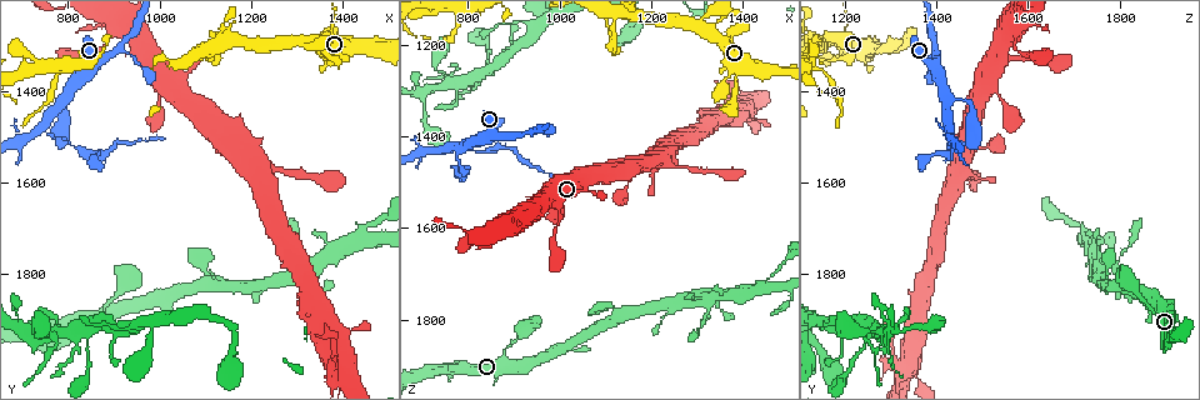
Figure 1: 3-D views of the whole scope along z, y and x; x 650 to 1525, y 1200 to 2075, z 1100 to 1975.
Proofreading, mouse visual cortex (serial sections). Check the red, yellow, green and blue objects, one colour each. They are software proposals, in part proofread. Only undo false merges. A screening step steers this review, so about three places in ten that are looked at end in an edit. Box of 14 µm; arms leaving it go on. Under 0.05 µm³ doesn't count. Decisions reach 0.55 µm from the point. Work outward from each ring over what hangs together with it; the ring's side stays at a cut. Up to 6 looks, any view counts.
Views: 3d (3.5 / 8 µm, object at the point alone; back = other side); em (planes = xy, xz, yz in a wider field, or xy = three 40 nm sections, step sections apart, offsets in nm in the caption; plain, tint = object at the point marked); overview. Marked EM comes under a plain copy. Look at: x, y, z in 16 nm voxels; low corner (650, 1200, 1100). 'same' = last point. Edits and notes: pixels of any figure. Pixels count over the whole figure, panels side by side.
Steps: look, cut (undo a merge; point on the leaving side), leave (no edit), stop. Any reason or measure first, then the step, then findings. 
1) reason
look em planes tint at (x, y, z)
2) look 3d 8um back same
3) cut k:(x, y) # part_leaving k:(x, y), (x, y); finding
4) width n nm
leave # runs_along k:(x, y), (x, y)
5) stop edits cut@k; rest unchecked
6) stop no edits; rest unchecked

a narrow waist
look 3d 3.5um at (1400, 2025, 1325)

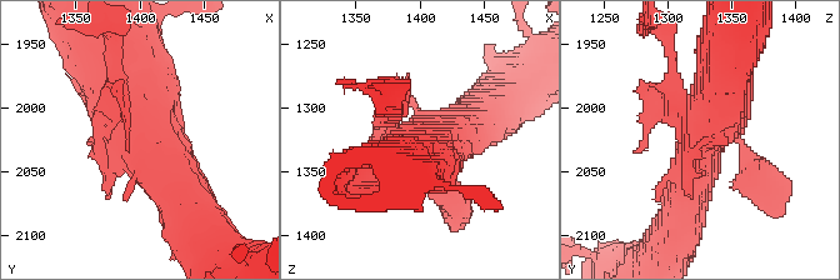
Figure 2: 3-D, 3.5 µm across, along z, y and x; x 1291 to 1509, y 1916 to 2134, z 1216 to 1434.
shape alone is not enough
look em xy step 5 tint at (1402, 2020, 1328)

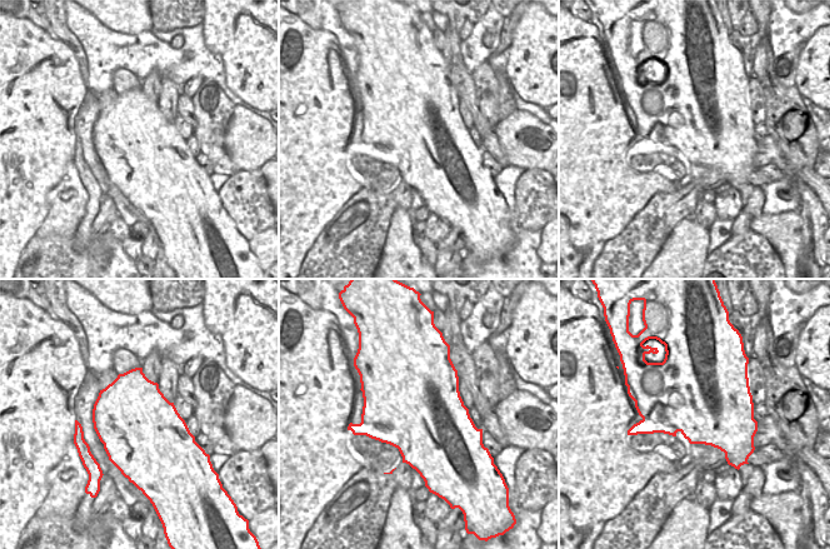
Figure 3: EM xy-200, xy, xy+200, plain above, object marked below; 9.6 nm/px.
cut 2:(646, 108) # part_leaving 2:(685, 110), (673, 99), (666, 34); a second cell is stuck on

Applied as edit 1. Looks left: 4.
arms part here
look 3d 3.5um at (1440, 1725, 1730)

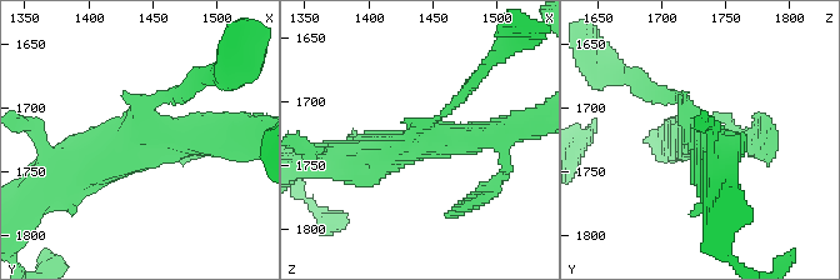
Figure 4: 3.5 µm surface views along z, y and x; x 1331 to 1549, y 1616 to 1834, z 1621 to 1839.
arms 3; arm_widths 150, 350, 450 nm; shape alone is not enough
look em planes tint at (1444, 1720, 1728)

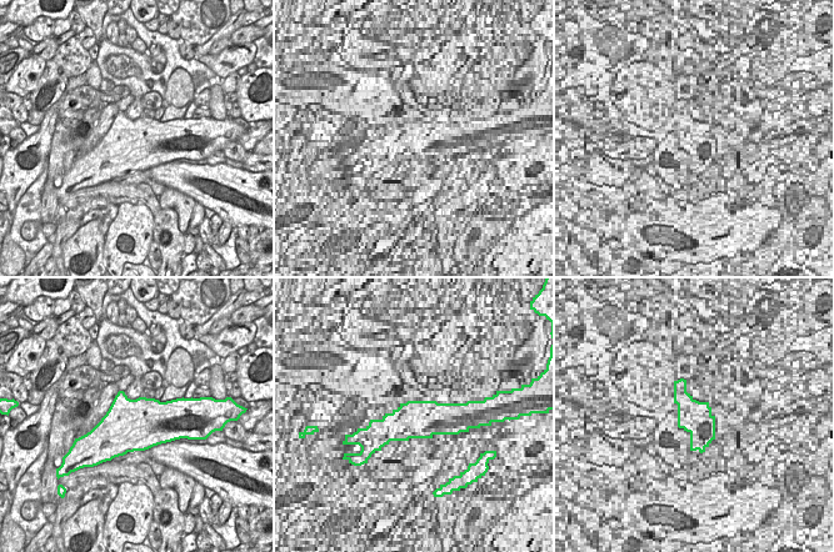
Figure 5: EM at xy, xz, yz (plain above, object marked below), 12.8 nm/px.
leave # runs_along 4:(75, 169), (225, 119); all the same cell

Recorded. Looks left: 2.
narrows sharply
look 3d 3.5um back at (1315, 1760, 1810)

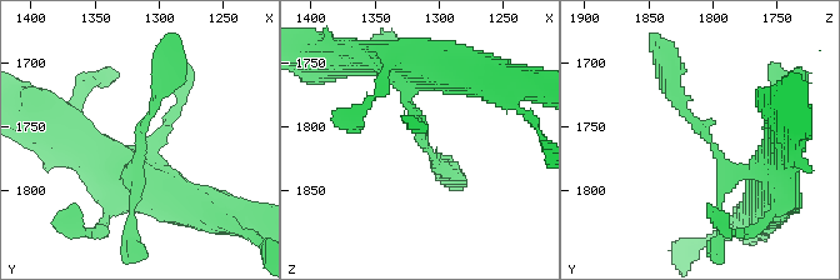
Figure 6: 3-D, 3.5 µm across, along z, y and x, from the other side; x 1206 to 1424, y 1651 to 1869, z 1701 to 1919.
now the EM
look em planes tint at (1316, 1758, 1802)

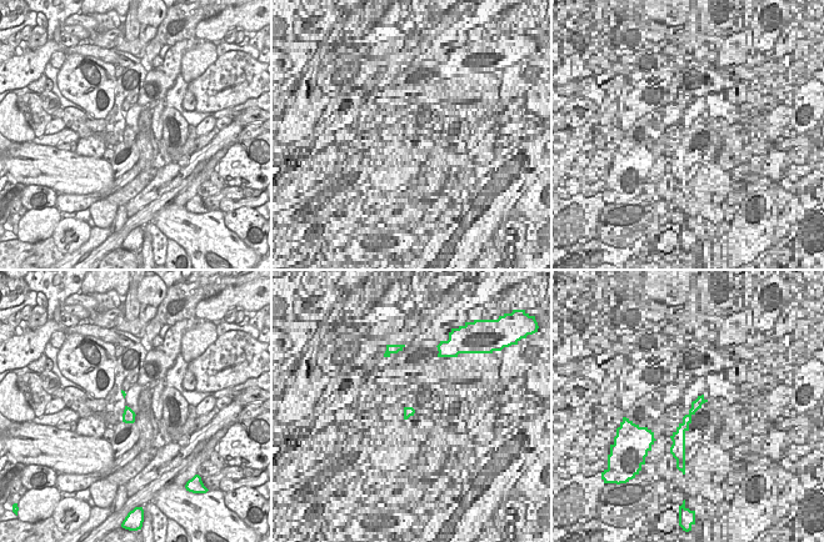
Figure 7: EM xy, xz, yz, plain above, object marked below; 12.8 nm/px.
leave # continuous, no second cell

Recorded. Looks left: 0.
stop edits cut@2; rest unchecked

